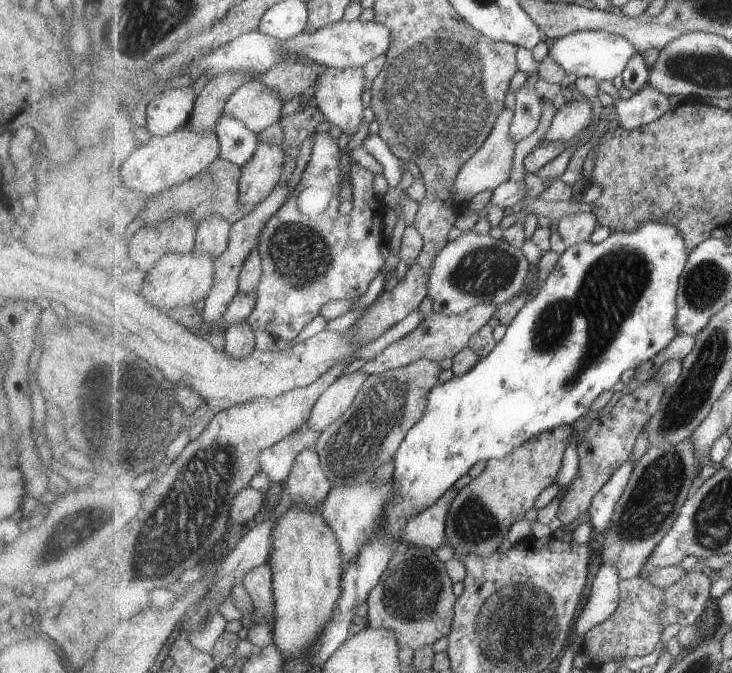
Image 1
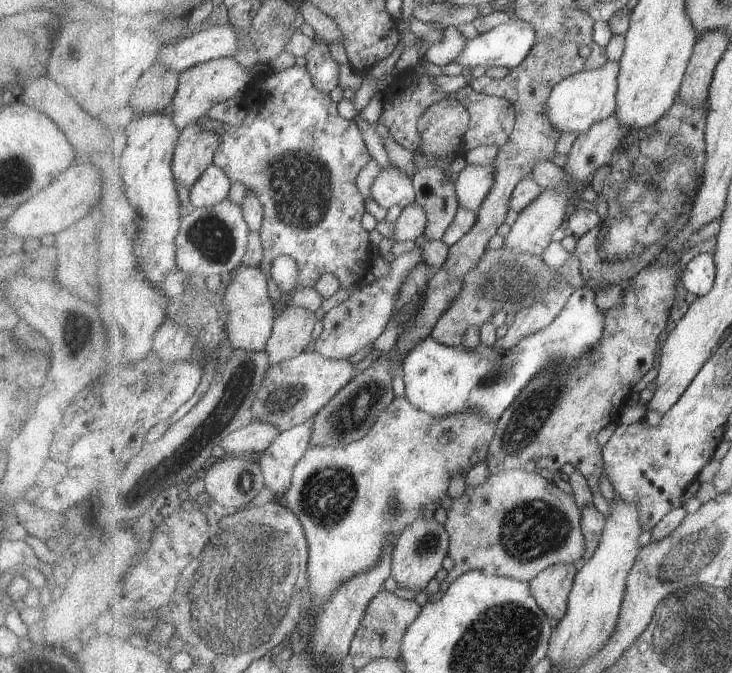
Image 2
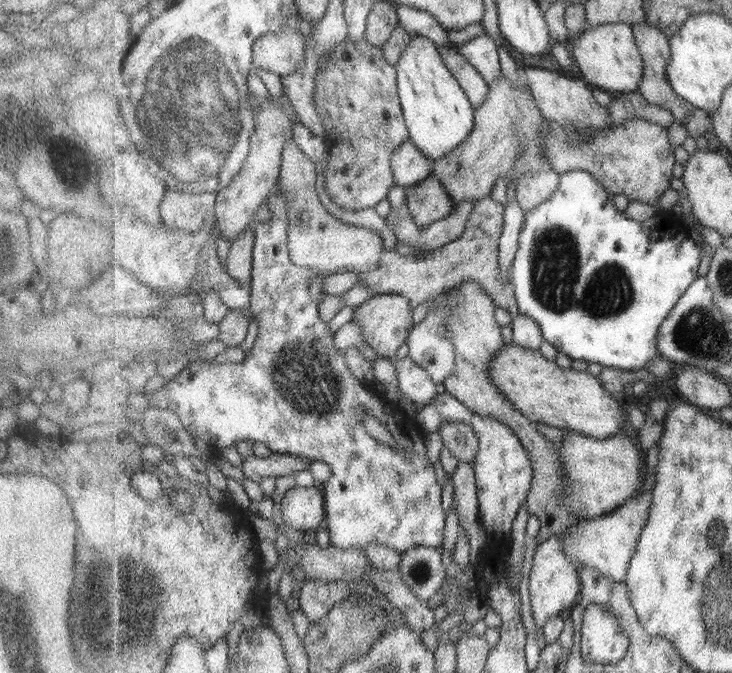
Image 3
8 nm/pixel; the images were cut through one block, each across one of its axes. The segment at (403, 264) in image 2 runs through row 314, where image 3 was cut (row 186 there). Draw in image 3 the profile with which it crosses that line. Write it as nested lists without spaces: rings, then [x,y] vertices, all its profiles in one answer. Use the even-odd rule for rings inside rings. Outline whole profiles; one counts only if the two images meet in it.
[[[347,39],[344,43],[337,45],[337,48],[334,48],[334,50],[329,54],[326,67],[318,70],[316,82],[314,103],[316,104],[316,109],[320,114],[321,120],[325,125],[325,134],[323,137],[327,143],[327,153],[329,156],[328,167],[326,168],[326,175],[324,176],[326,192],[332,202],[347,211],[365,210],[365,208],[377,207],[382,200],[388,198],[391,188],[396,185],[394,168],[391,164],[394,152],[397,151],[403,143],[410,140],[410,129],[406,125],[406,117],[404,116],[402,101],[400,100],[400,94],[398,91],[398,68],[386,59],[386,53],[382,47],[372,45],[367,39],[358,40],[357,42]]]

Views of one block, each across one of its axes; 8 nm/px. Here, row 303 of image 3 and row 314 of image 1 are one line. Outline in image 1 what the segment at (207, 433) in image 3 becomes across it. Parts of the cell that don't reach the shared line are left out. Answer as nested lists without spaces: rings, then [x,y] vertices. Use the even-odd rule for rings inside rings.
[[[327,133],[313,136],[312,156],[302,173],[300,182],[293,188],[284,206],[269,220],[262,231],[258,252],[264,263],[264,274],[256,293],[256,308],[246,321],[254,332],[266,332],[274,338],[289,342],[295,340],[307,324],[321,314],[321,308],[331,300],[353,300],[369,290],[379,273],[386,271],[386,259],[381,250],[387,246],[388,238],[383,233],[385,208],[373,188],[373,173],[353,161],[347,172],[352,185],[354,208],[349,215],[339,212],[343,172],[341,172],[341,150],[336,139]]]

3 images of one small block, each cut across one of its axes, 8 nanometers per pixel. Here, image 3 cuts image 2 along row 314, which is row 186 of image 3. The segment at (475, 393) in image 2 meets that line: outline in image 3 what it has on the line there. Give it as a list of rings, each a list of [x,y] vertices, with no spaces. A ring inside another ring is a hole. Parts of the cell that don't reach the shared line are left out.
[[[575,169],[567,174],[561,175],[559,188],[557,192],[551,196],[549,200],[546,200],[542,205],[539,205],[537,208],[533,210],[526,211],[525,215],[525,224],[519,233],[519,250],[517,250],[517,254],[515,255],[512,270],[511,270],[511,278],[513,278],[513,285],[515,285],[515,299],[517,299],[517,305],[519,305],[519,311],[521,315],[525,315],[529,318],[533,318],[533,320],[537,321],[537,324],[541,327],[541,331],[543,331],[543,337],[545,341],[549,341],[551,345],[555,346],[560,352],[565,353],[574,360],[587,360],[587,362],[597,362],[602,367],[613,367],[621,370],[637,370],[639,368],[643,368],[643,366],[647,366],[651,359],[655,358],[655,356],[661,356],[659,353],[659,332],[661,331],[661,326],[663,322],[667,319],[667,316],[671,315],[671,312],[674,311],[675,306],[679,303],[679,300],[687,293],[687,290],[695,283],[695,280],[699,278],[699,264],[701,264],[701,247],[697,246],[695,242],[693,242],[693,238],[691,238],[691,228],[689,228],[685,223],[683,218],[677,217],[672,211],[665,211],[657,214],[655,217],[650,218],[649,220],[644,220],[643,222],[637,222],[636,220],[631,220],[627,218],[626,211],[622,209],[618,209],[614,205],[614,200],[612,194],[603,186],[602,181],[598,180],[598,177],[593,176],[590,172],[587,172],[583,169]]]

